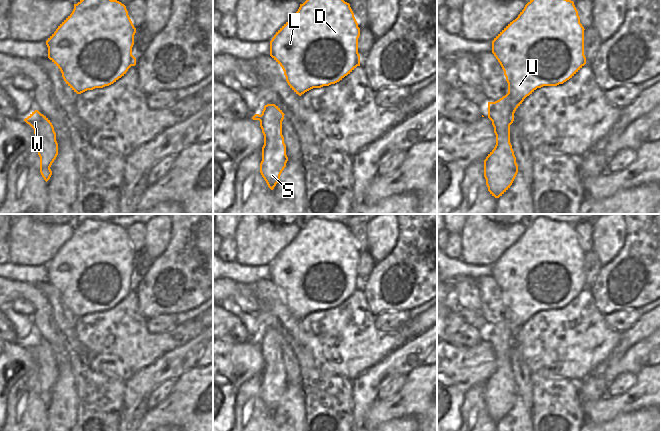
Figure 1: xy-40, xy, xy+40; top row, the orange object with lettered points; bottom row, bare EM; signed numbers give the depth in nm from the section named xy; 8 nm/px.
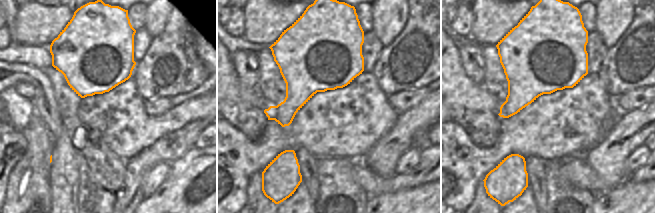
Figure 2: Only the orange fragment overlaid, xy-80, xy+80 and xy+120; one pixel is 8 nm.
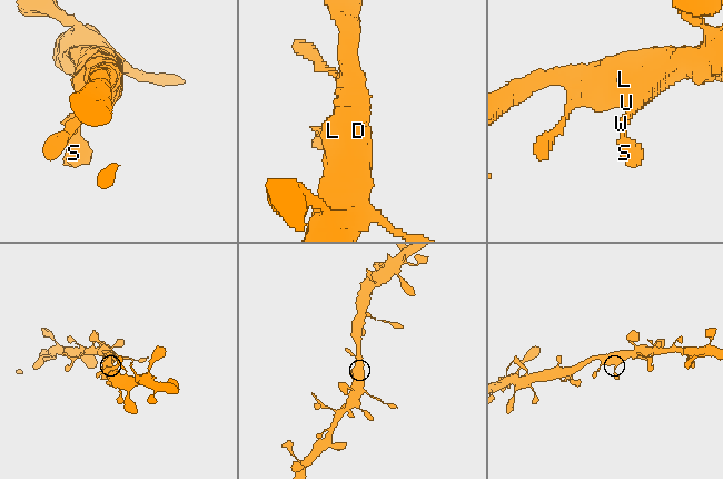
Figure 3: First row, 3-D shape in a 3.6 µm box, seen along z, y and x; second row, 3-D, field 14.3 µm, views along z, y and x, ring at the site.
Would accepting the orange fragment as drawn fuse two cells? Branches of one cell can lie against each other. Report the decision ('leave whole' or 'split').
leave whole

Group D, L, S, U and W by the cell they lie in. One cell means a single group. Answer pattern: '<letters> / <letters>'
D L S U W

